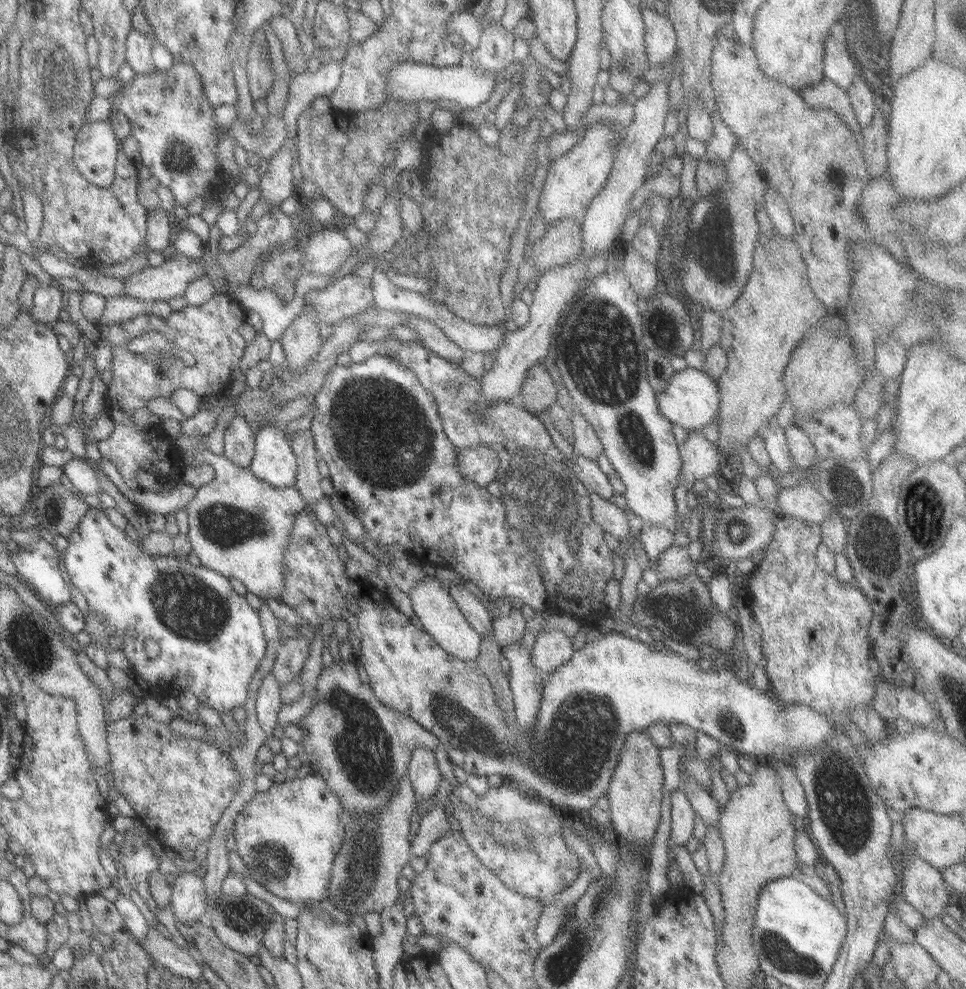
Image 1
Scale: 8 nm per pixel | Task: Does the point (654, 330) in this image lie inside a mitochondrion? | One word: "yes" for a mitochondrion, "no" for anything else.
yes

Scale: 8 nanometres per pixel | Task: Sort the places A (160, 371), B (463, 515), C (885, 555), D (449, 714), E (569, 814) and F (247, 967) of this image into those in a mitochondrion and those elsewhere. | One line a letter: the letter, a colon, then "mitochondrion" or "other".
A: other
B: other
C: mitochondrion
D: mitochondrion
E: other
F: other

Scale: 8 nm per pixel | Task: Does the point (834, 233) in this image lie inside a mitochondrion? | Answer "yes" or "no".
no

